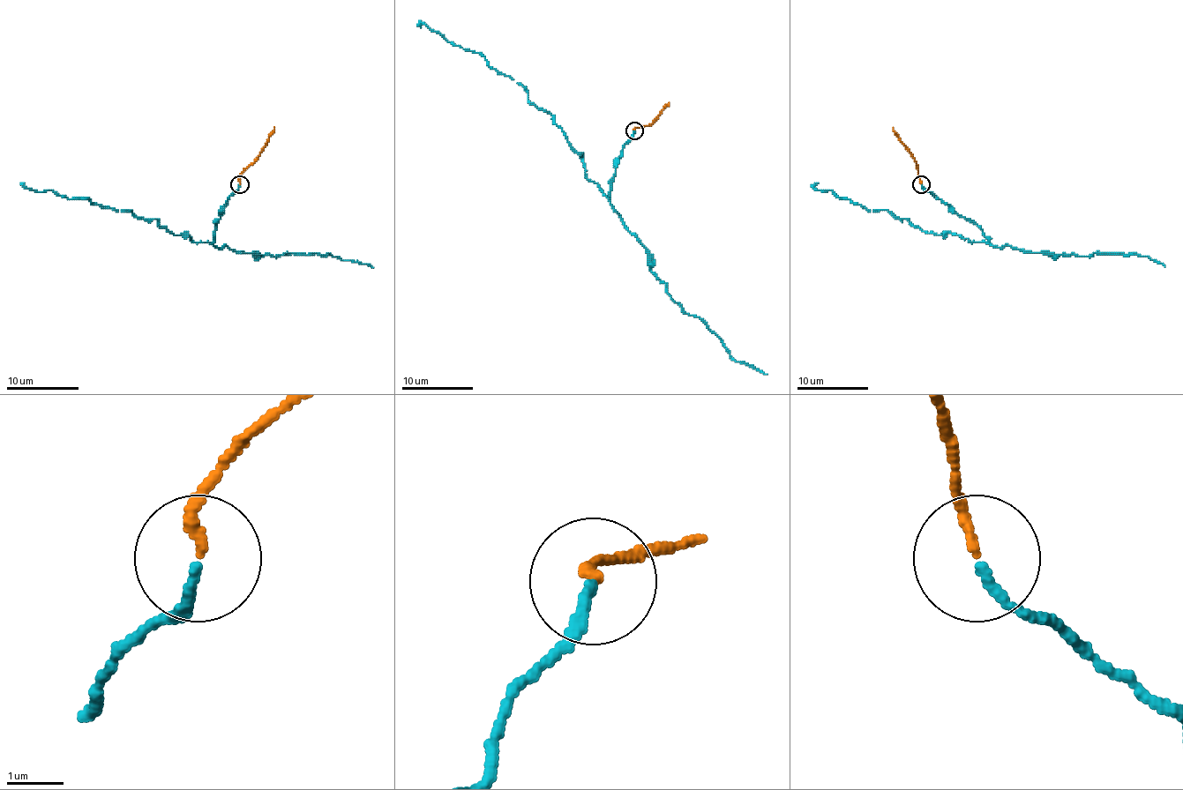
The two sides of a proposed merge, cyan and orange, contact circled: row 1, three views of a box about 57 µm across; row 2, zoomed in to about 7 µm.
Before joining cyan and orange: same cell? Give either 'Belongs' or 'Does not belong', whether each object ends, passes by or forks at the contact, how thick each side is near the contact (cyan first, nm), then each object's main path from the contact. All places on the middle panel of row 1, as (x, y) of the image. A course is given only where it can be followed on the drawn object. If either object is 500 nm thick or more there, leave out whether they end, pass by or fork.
Belongs. At the ring cyan ends. At the ring orange ends. Thickness 170 nm (cyan) against 150 nm. Course of cyan: (635, 131), (608, 197), (587, 177), (564, 131), (520, 85), (482, 56), (417, 26). Course of orange: (635, 131), (637, 128), (651, 123), (669, 102)

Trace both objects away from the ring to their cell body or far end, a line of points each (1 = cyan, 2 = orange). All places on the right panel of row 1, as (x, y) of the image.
1: (922, 184), (971, 220), (988, 240), (922, 231), (886, 210), (863, 208), (830, 190), (816, 190), (816, 182)
2: (922, 184), (914, 158), (893, 128)

